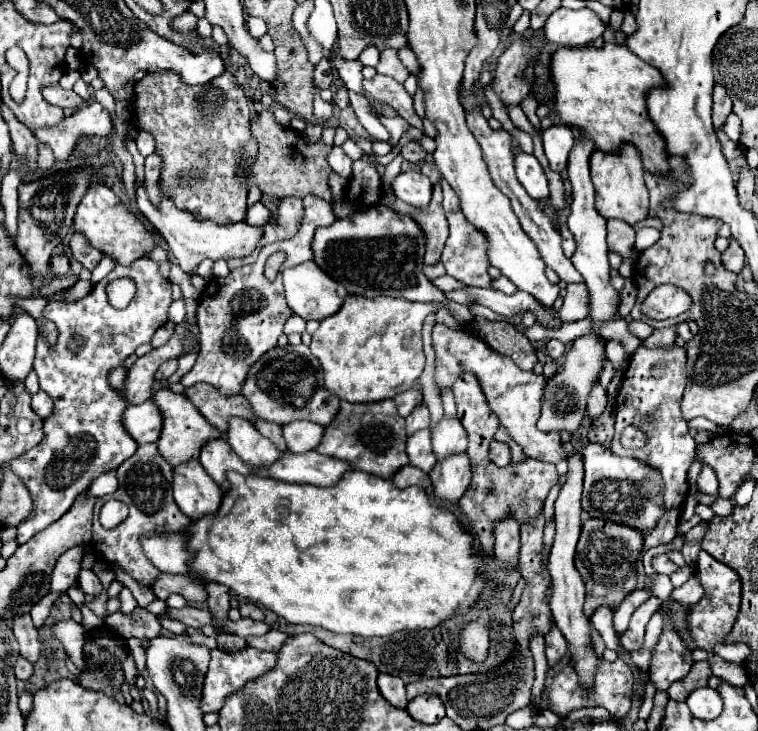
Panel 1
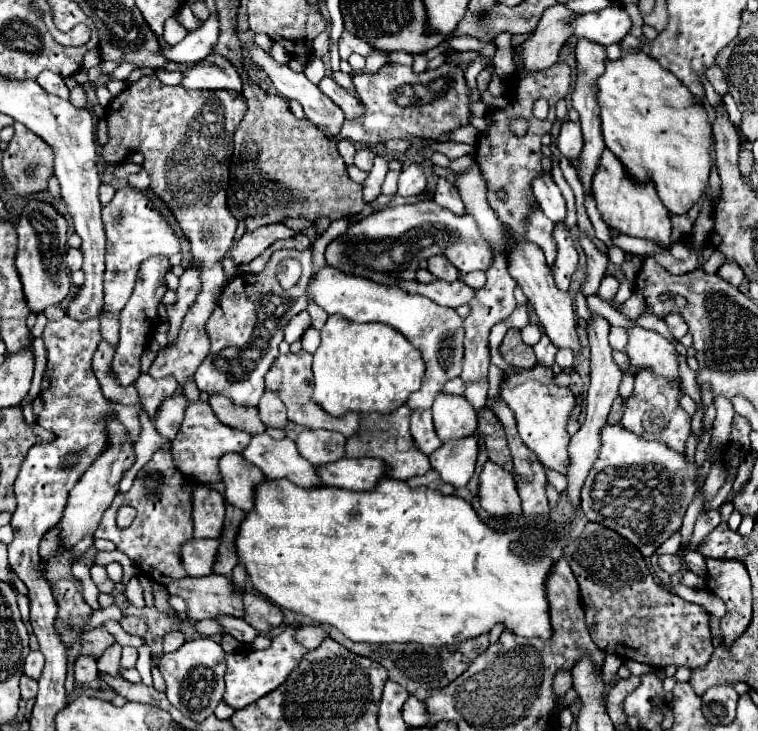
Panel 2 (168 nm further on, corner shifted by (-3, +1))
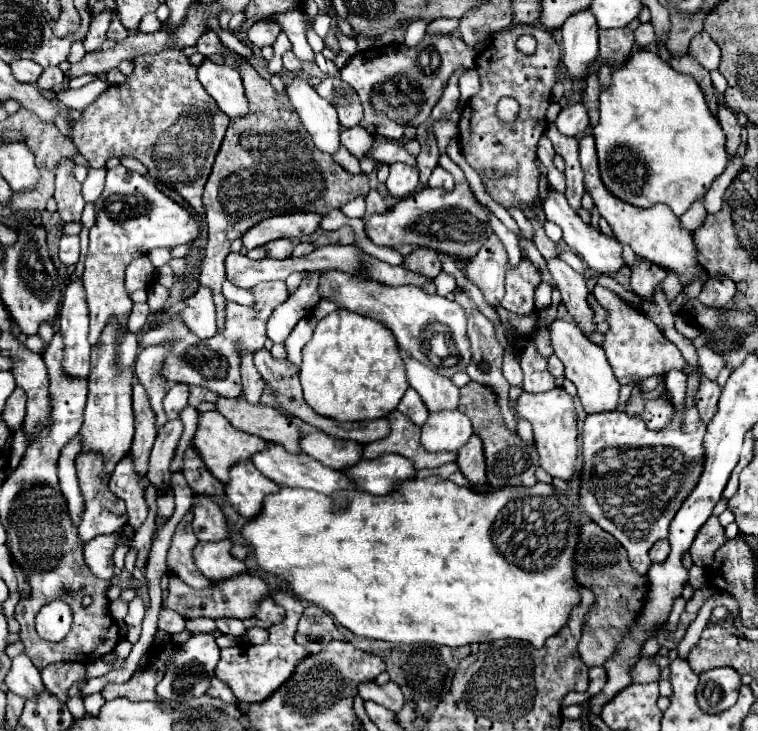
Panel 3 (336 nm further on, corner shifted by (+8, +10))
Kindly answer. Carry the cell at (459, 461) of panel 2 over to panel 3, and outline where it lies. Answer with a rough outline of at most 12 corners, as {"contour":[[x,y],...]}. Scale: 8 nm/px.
{"contour":[[460,410],[432,412],[422,426],[428,452],[458,452],[472,436]]}

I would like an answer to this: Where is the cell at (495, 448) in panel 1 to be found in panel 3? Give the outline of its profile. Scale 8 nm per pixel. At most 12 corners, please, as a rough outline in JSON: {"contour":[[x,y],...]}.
{"contour":[[460,388],[490,486],[532,486],[536,446],[508,430],[492,388]]}

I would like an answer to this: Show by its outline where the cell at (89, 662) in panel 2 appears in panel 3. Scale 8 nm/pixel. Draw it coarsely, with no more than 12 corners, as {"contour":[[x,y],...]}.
{"contour":[[58,662],[42,670],[50,694],[68,700],[68,690],[82,680],[86,666]]}

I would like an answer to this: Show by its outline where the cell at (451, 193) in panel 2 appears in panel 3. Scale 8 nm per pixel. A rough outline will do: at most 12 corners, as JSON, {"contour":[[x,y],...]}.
{"contour":[[436,166],[430,176],[430,186],[452,188],[450,172]]}

